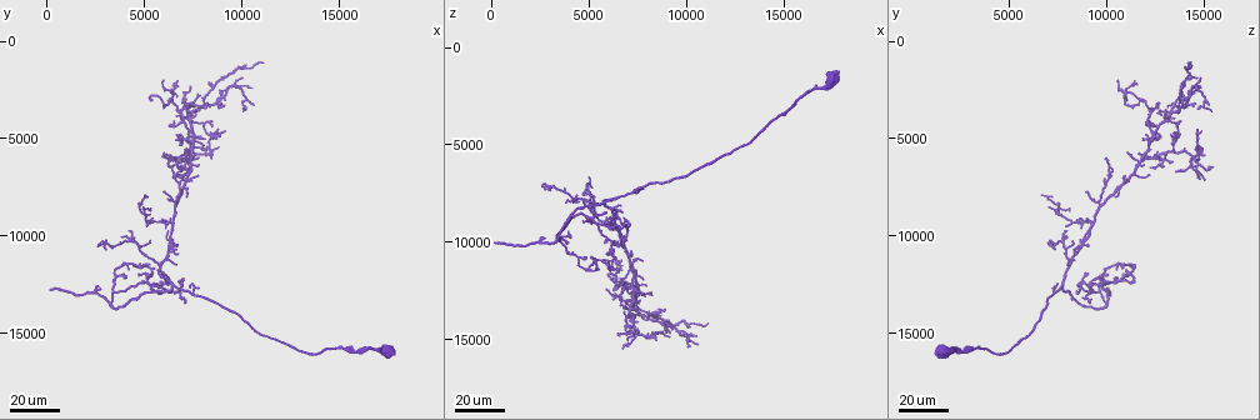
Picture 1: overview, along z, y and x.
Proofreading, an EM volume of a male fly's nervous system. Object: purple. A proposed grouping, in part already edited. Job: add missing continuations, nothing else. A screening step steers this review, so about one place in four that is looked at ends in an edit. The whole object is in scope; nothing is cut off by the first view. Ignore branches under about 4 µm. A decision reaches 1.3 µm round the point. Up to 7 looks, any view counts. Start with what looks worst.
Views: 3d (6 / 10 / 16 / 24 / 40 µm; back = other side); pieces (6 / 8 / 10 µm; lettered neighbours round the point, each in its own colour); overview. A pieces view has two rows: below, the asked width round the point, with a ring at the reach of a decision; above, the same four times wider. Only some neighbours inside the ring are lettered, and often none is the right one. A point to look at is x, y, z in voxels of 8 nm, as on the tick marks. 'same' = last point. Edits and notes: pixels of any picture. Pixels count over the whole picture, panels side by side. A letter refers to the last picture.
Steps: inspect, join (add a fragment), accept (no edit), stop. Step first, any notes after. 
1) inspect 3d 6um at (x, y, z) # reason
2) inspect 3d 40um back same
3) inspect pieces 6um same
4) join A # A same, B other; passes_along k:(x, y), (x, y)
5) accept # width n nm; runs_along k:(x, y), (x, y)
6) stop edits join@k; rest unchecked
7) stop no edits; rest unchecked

inspect 3d 24um at (100, 12700, 10000) # branch stops here

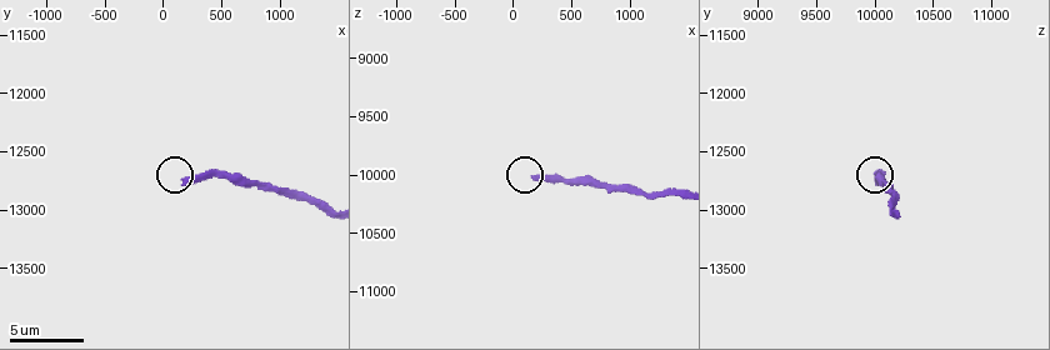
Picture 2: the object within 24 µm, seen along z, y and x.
inspect pieces 6um at (180, 12780, 10000) # see the neighbours

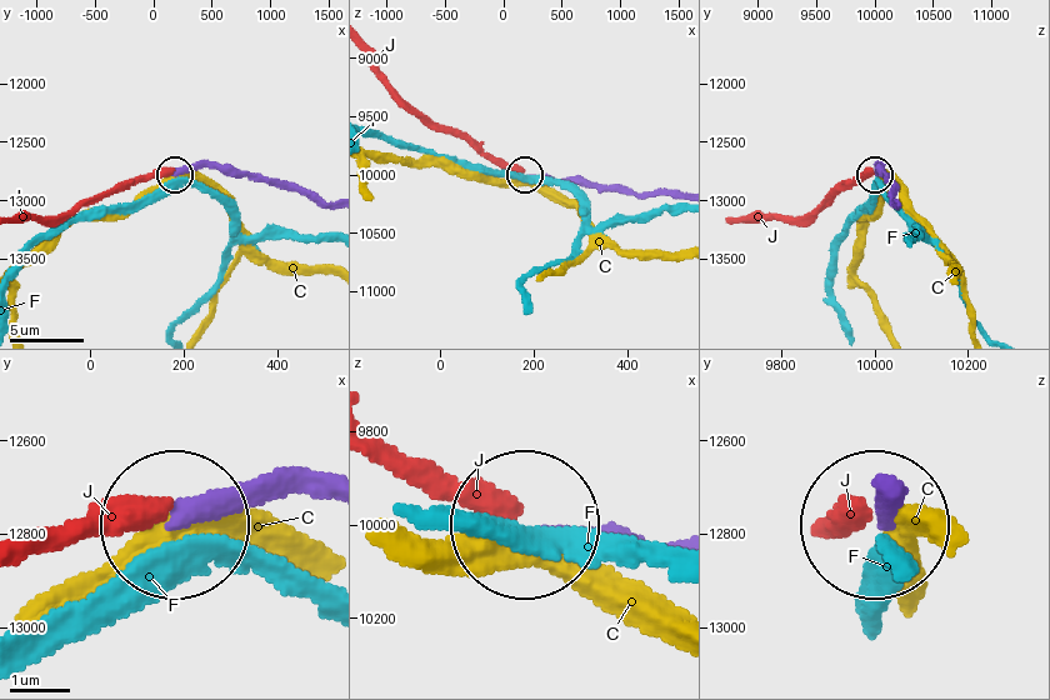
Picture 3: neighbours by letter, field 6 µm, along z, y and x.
accept # C other, F other, J other; runs_along 3:(318, 494), (243, 494), (173, 519); no lettered fragment goes on from it

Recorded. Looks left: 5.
inspect 3d 24um at (6000, 5600, 11500) # branch stops here

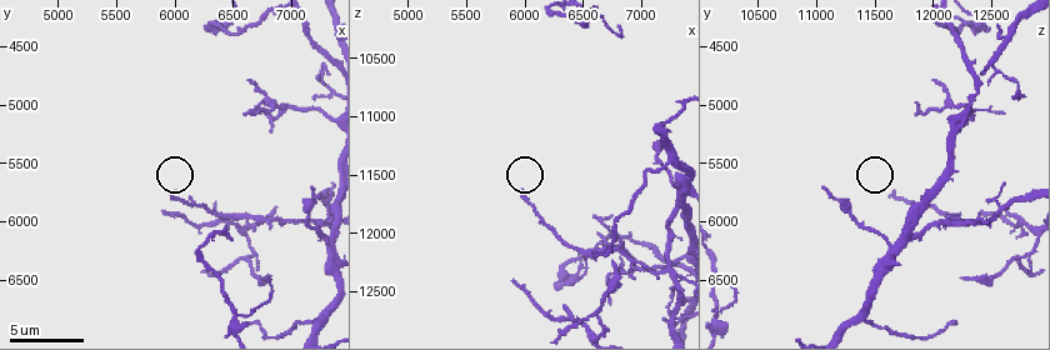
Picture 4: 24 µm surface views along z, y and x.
inspect pieces 10um at (5980, 5740, 11640)

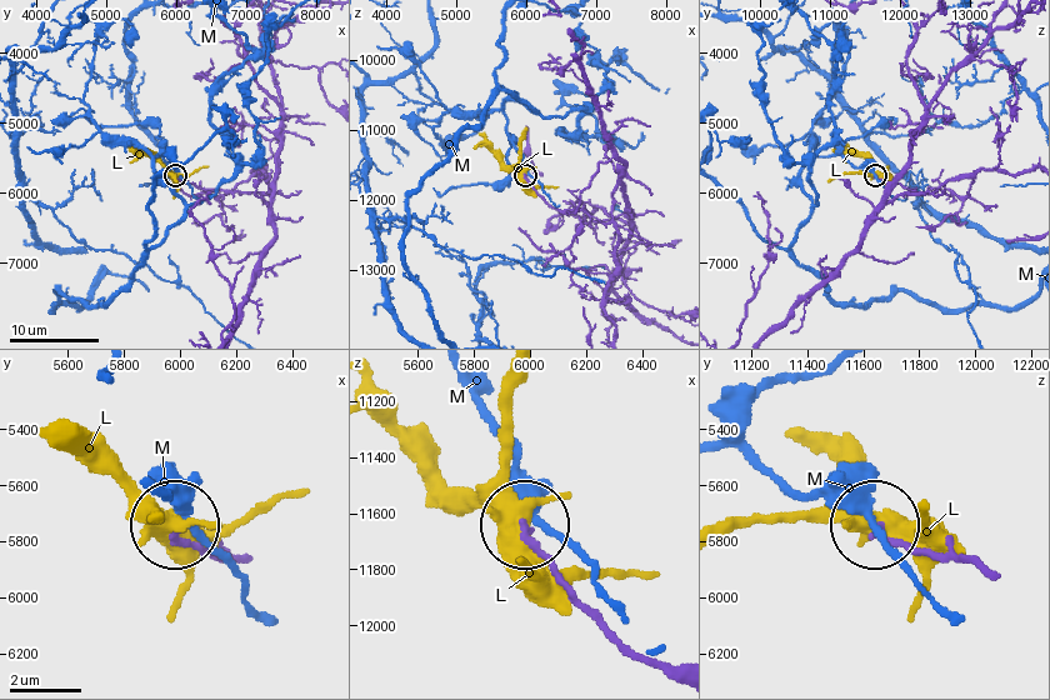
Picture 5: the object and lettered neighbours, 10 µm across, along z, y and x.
accept # L other, M other; runs_along 5:(619, 181), (604, 223), (554, 209), (525, 176); no lettered fragment goes on from it

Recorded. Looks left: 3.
inspect 3d 40um at (4200, 11800, 10600) # an open end

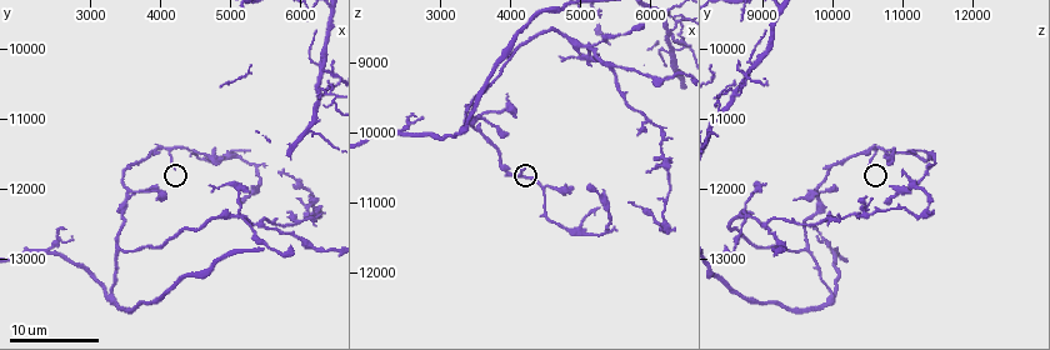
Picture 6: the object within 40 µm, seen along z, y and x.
inspect 3d 10um at (4200, 11700, 10500) # zoom in

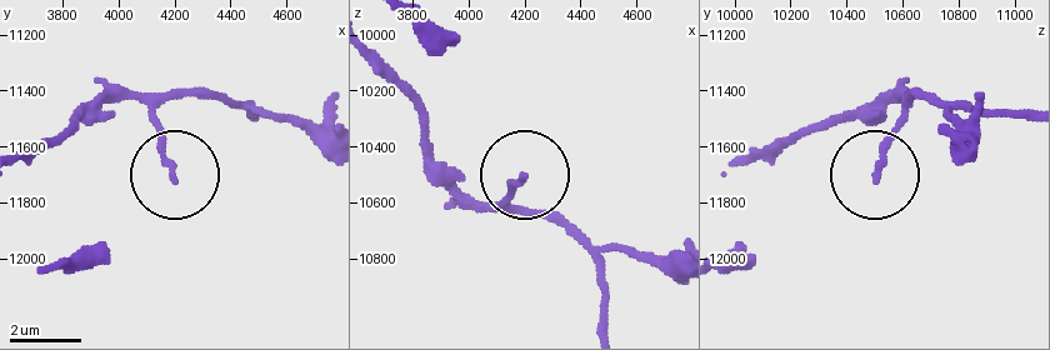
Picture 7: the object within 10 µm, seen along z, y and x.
inspect pieces 10um at (4200, 11700, 10520)

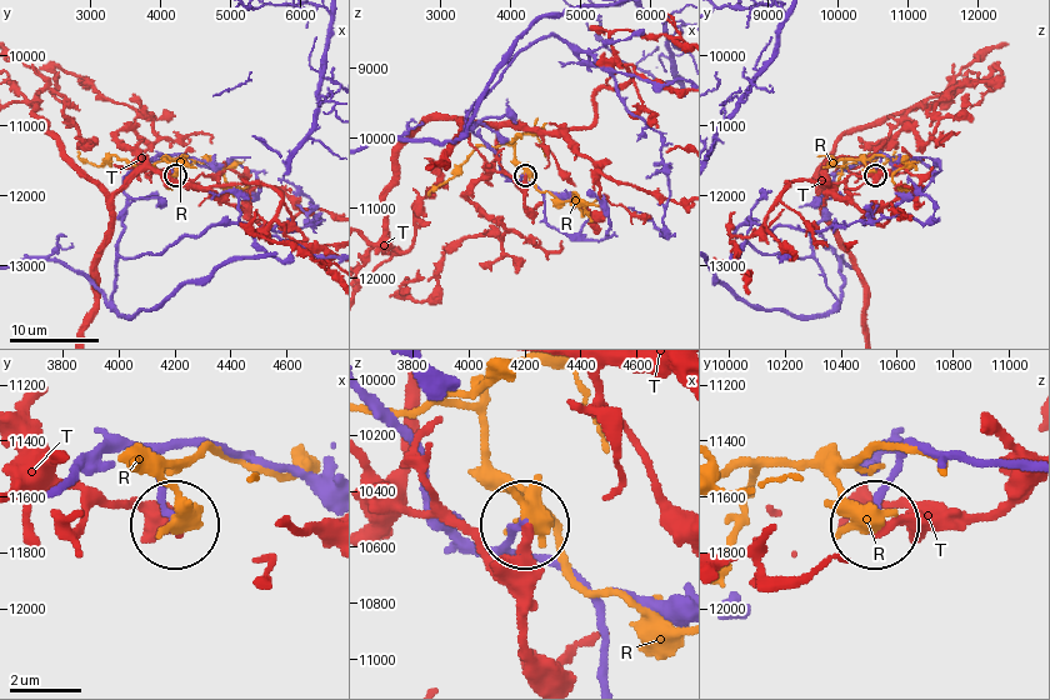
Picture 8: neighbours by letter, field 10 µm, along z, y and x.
accept # R other, T other; none of them fits

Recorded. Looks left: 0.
stop no edits; rest unchecked

